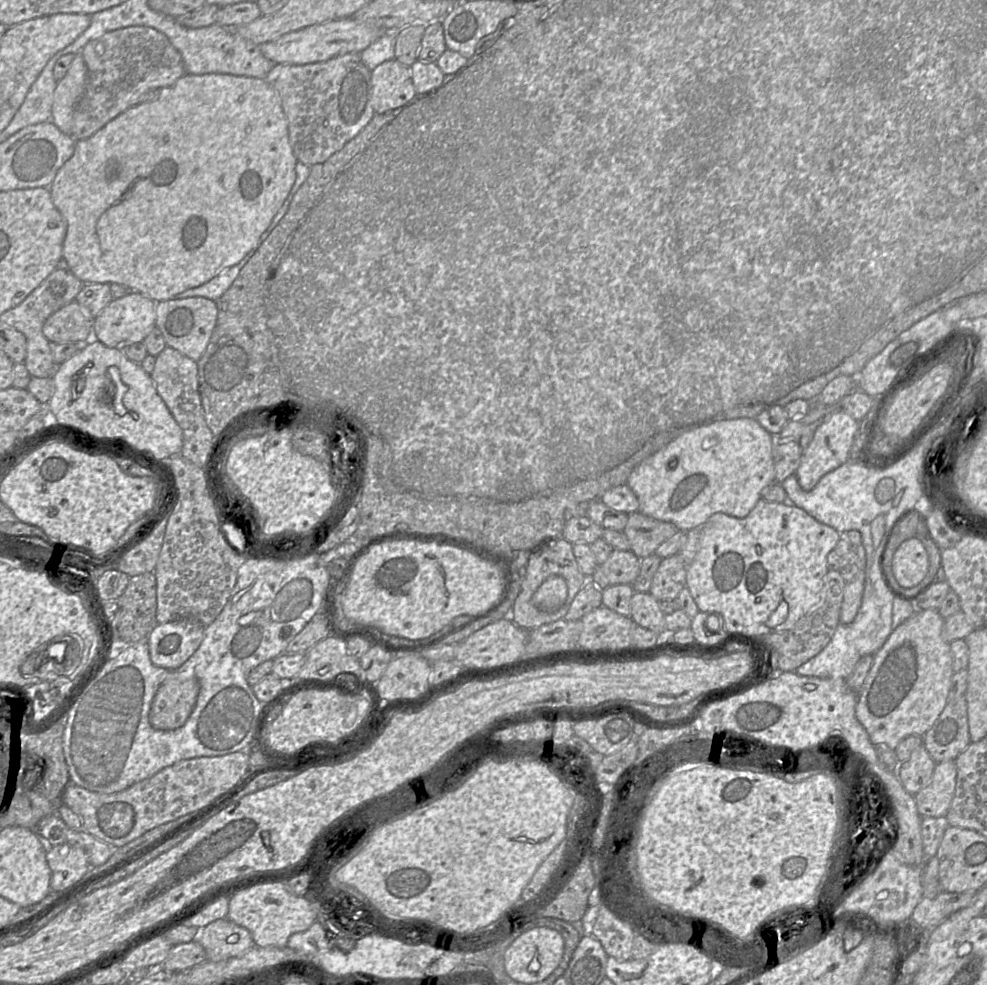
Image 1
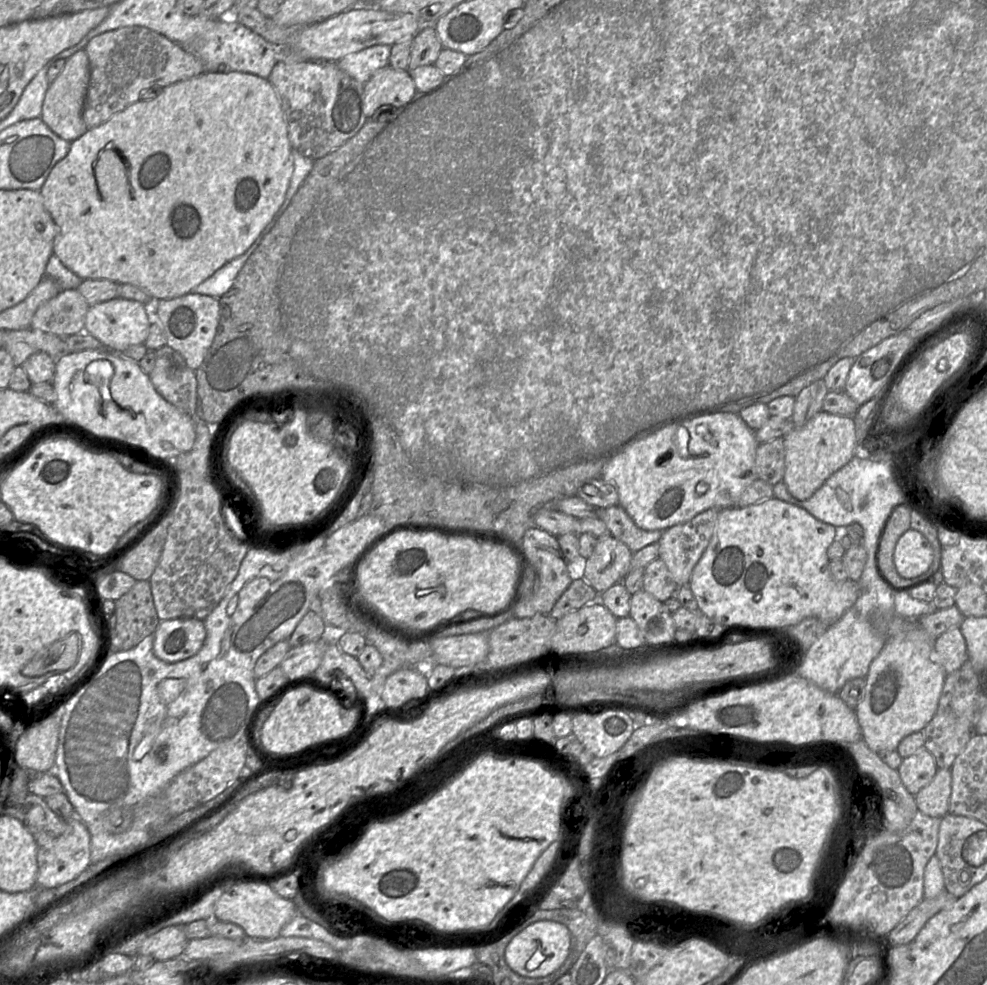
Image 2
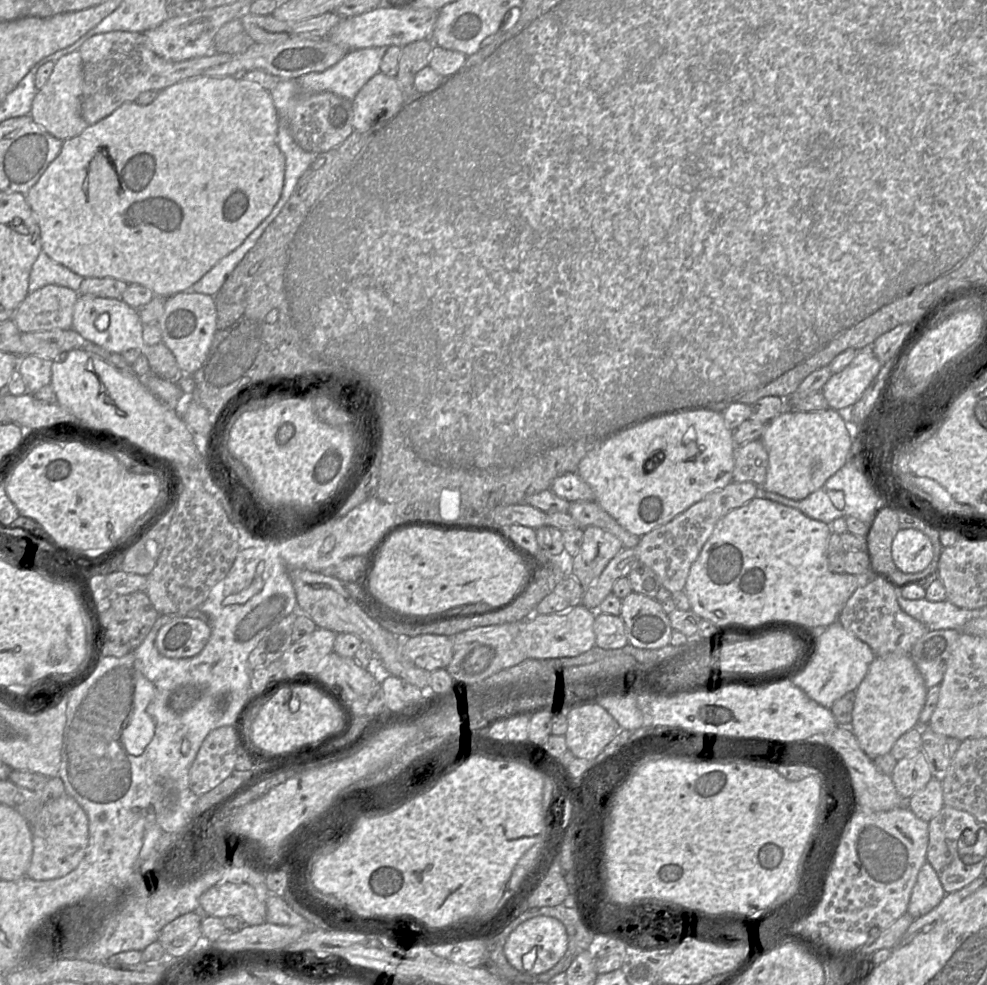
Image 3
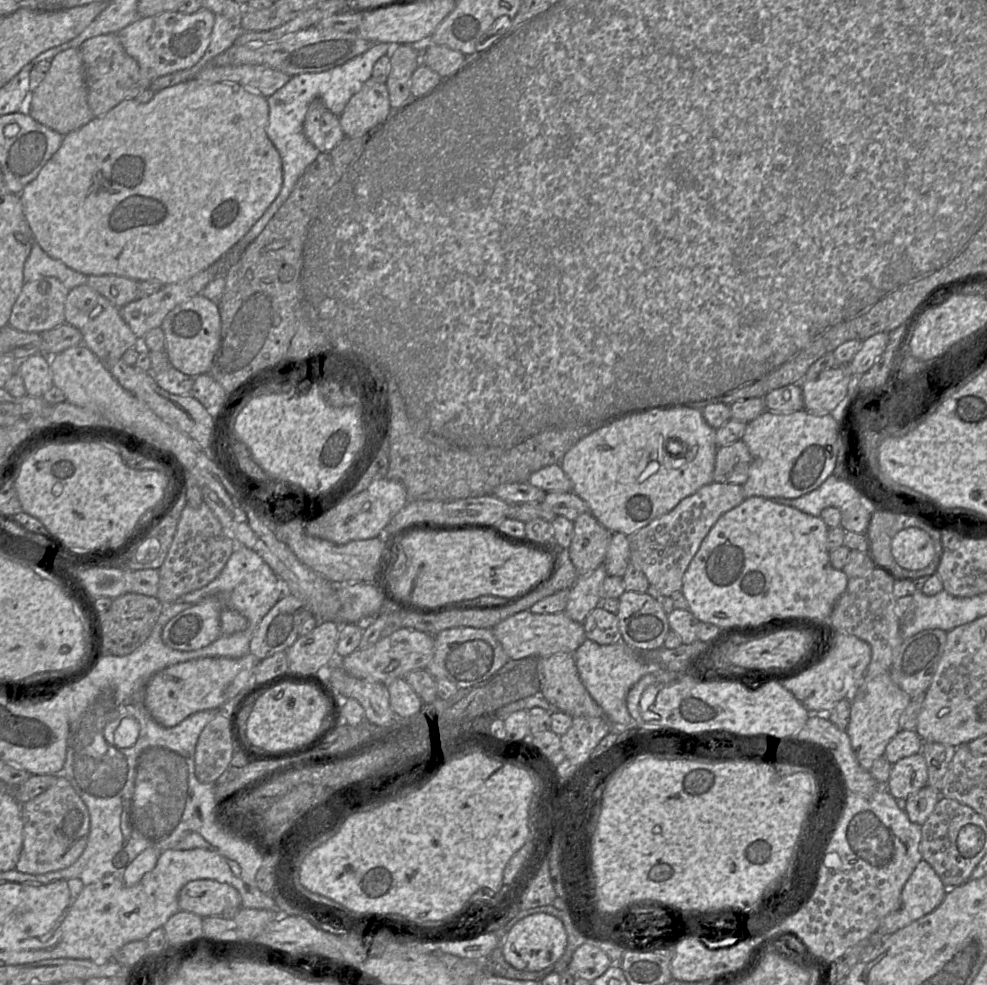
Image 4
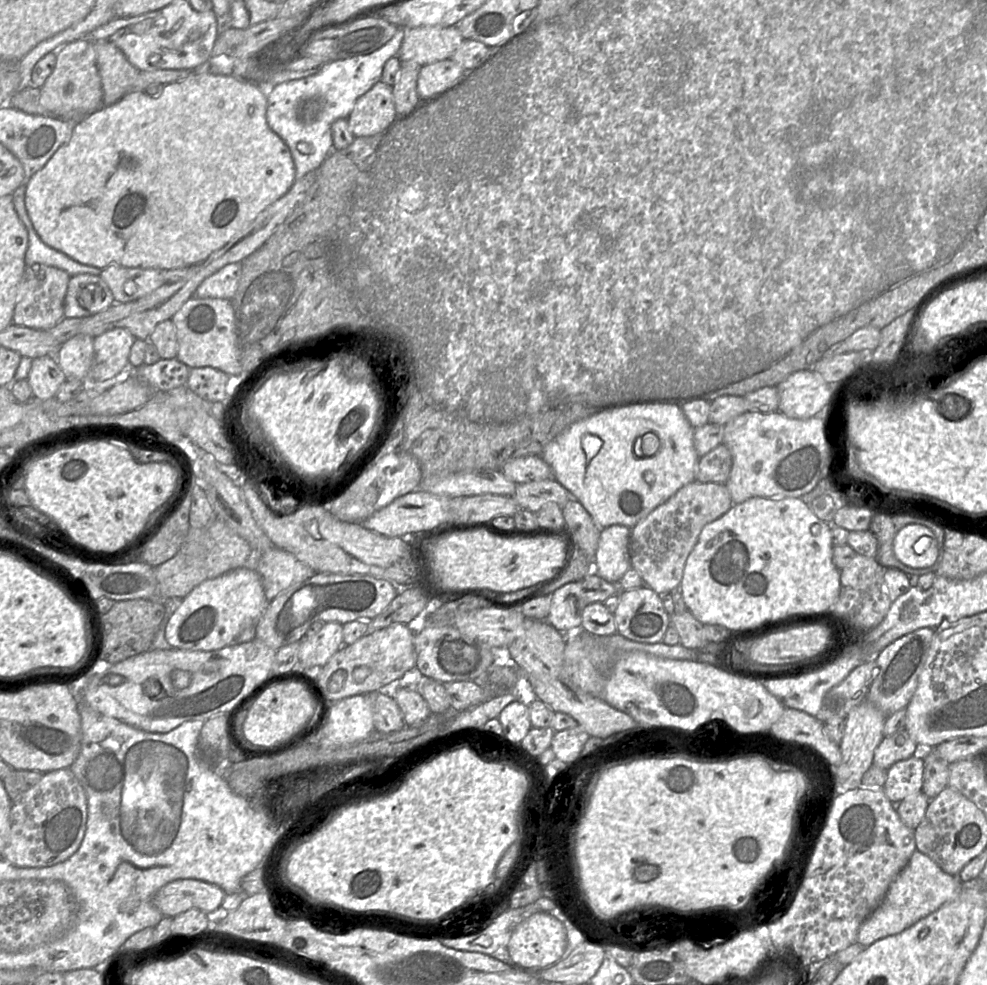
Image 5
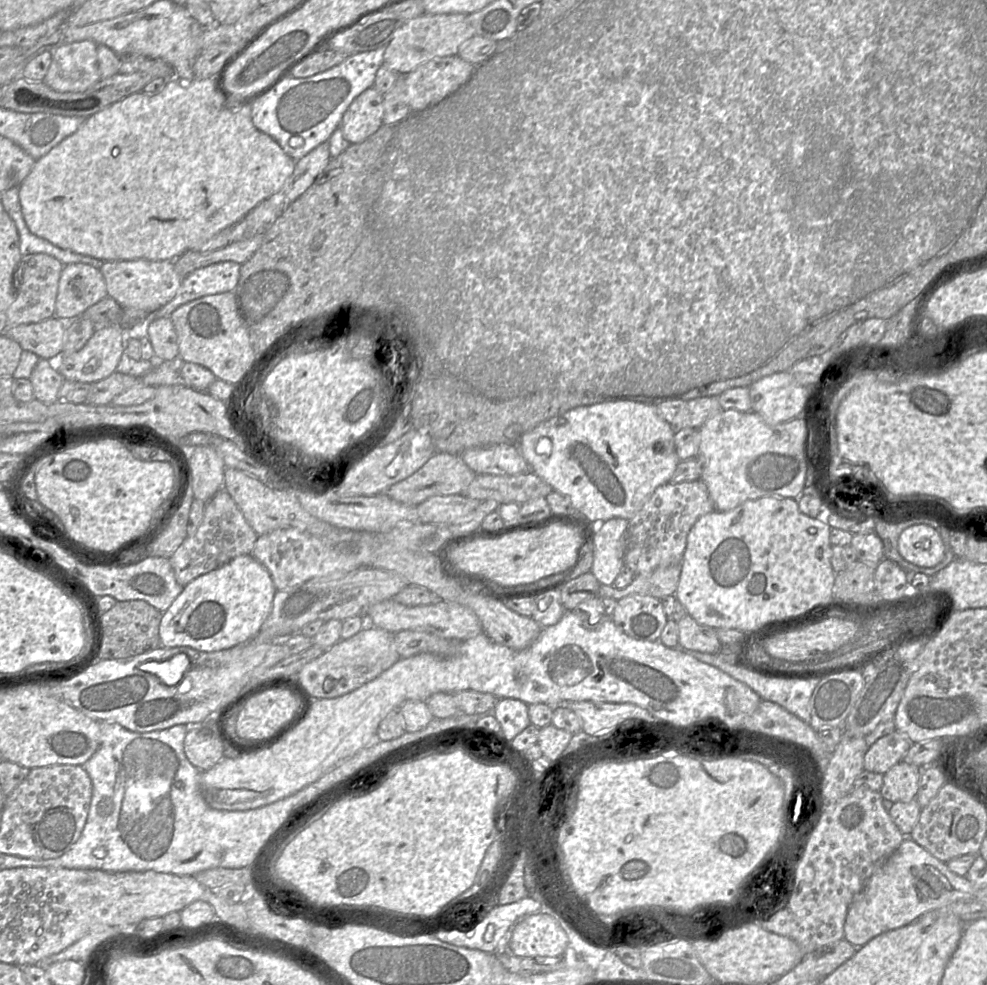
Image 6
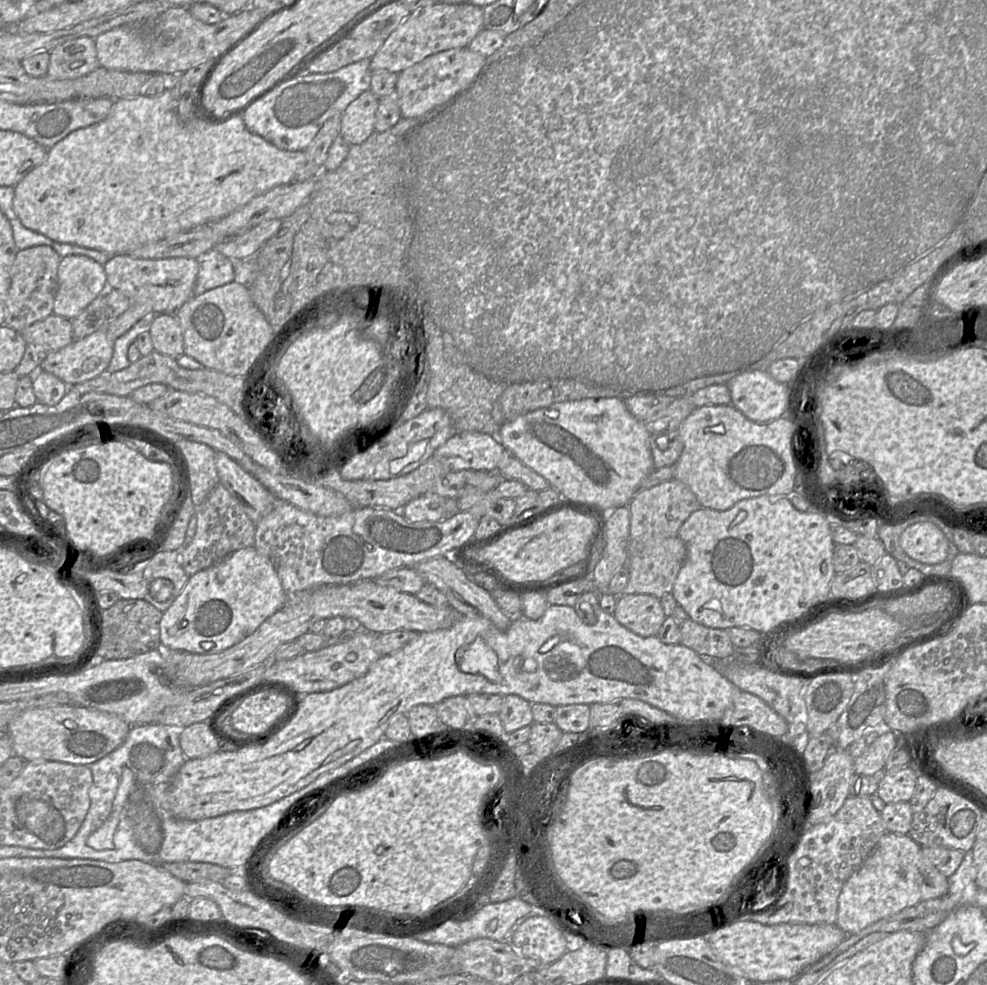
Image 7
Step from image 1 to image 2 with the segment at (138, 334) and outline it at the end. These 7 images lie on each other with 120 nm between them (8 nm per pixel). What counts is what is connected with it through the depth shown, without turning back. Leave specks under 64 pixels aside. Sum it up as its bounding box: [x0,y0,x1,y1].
[84,297,157,353]

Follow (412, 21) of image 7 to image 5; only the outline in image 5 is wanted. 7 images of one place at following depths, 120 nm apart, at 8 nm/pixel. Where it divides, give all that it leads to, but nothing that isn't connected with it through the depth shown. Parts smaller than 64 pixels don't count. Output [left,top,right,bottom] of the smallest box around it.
[397,26,464,66]

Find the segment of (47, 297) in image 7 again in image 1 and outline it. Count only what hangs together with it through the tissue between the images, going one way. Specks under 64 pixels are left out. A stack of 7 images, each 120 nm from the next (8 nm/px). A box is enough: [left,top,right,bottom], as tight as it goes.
[43,300,93,344]

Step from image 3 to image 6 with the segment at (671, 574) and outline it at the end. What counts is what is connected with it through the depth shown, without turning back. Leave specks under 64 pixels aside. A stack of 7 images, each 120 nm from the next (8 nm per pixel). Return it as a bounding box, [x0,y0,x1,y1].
[625,480,713,574]

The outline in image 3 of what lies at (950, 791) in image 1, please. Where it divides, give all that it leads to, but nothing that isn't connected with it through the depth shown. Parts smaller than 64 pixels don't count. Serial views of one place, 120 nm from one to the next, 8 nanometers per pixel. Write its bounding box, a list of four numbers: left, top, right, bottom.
[907,778,944,822]

